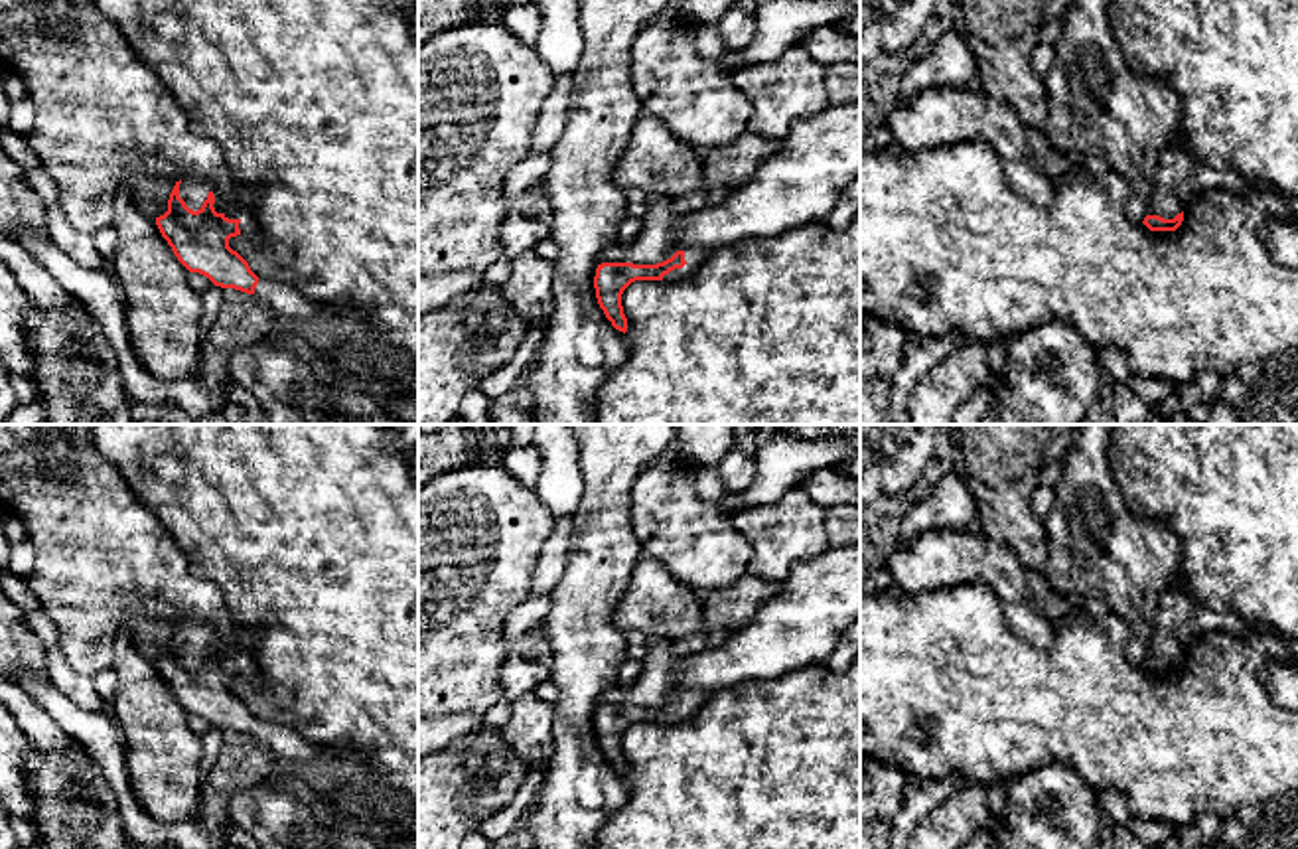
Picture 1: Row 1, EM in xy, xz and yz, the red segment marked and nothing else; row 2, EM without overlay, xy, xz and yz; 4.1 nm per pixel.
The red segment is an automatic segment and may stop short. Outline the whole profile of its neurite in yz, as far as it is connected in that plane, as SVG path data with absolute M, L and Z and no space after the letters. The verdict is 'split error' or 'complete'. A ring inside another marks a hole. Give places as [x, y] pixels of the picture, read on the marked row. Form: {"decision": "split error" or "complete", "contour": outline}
{"decision": "split error", "contour": "M1172 140L1158 162L1150 213L1142 223L1150 231L1176 231L1190 201L1209 190L1247 190L1247 182L1233 170L1205 164L1186 142Z"}

